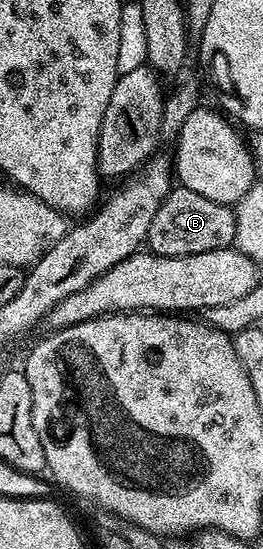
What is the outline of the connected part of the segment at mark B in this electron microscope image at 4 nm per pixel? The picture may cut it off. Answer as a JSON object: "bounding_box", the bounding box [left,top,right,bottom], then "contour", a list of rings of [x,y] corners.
{"bounding_box":[146,187,236,257],"contour":[[[174,187],[164,199],[164,203],[160,203],[160,211],[156,211],[156,216],[152,218],[146,245],[149,252],[161,257],[196,255],[200,251],[231,248],[235,235],[236,219],[231,206],[221,205],[212,199],[204,199],[204,195],[196,195],[196,191]]]}

